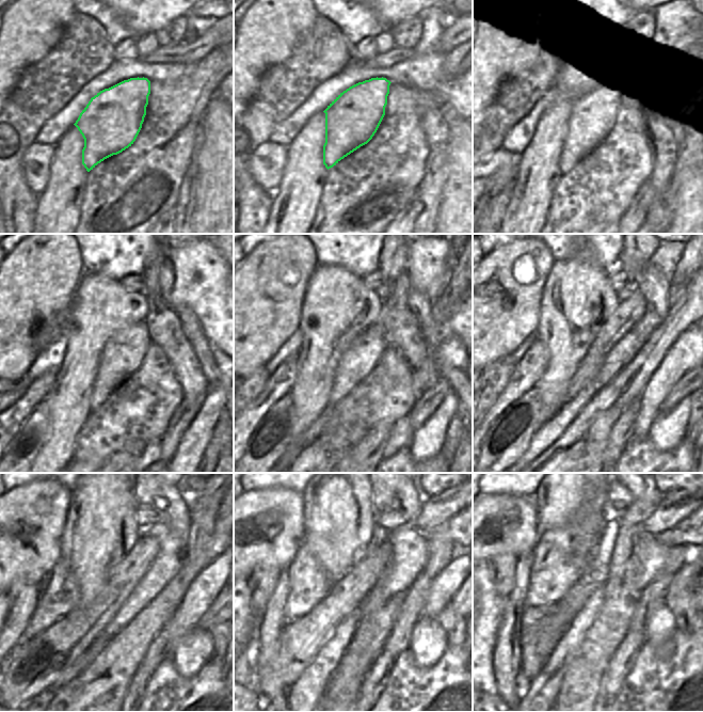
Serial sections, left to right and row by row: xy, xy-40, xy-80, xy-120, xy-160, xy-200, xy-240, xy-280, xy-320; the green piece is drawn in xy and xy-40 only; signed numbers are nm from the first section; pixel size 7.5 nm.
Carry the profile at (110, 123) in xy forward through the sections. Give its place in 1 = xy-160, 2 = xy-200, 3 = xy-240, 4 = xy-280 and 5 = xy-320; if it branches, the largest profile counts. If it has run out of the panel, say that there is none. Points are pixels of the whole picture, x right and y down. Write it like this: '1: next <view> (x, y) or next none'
1: next xy-160 (364, 353)
2: next xy-200 (626, 348)
3: next xy-240 (152, 584)
4: next xy-280 (394, 582)
5: next xy-320 (639, 578)

